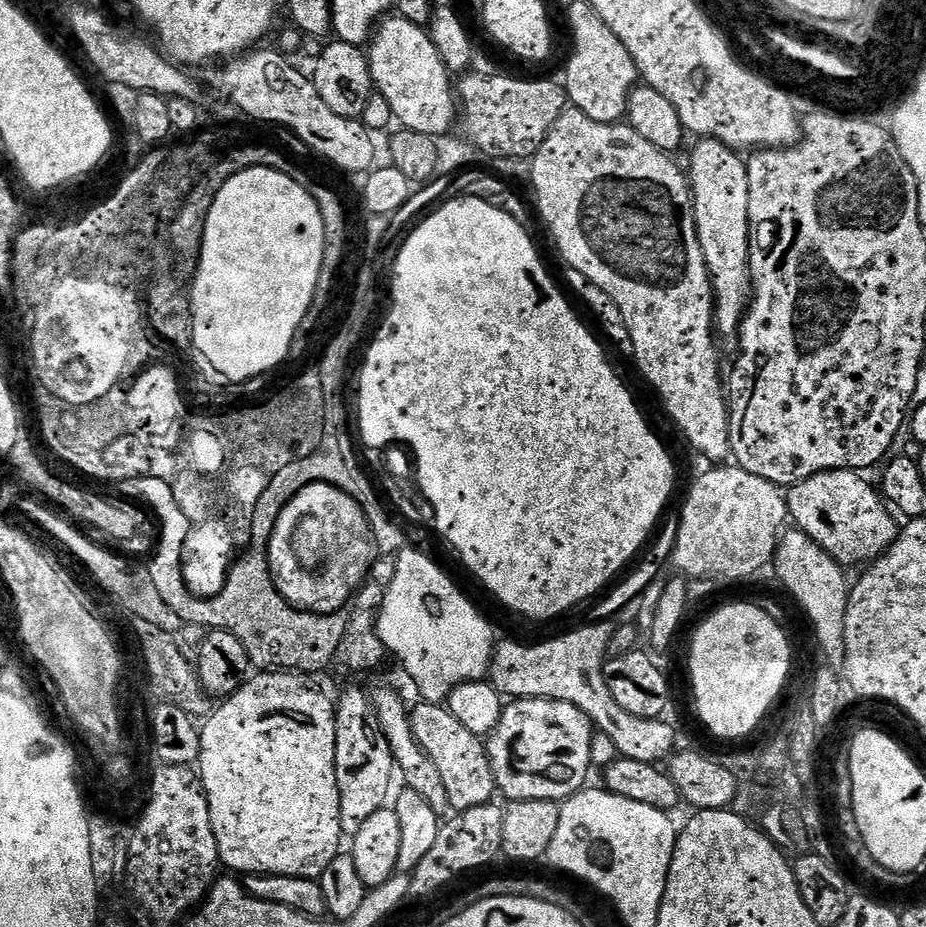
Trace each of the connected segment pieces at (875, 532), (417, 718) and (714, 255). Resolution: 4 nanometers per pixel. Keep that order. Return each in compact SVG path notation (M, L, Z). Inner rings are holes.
M856 470L823 472L791 485L786 492L788 515L791 523L799 531L808 535L813 542L826 554L832 556L841 566L849 566L848 564L864 566L877 560L879 556L883 556L888 551L898 535L897 517L890 511L889 505L882 499L881 493L877 489L875 492L860 476L863 475Z
M421 702L411 709L410 715L418 742L426 750L430 762L434 762L442 774L442 783L450 798L449 809L465 812L474 806L489 803L497 795L498 789L485 741L466 730L466 726L462 726L462 722L458 722L458 718L454 718L452 711L444 704Z
M700 138L695 143L692 157L689 158L688 164L686 163L686 175L692 189L692 208L698 230L698 242L702 246L708 273L712 276L712 291L716 293L714 328L721 337L735 337L739 333L740 322L748 311L752 295L752 275L748 269L748 166L737 149L729 148L722 142Z

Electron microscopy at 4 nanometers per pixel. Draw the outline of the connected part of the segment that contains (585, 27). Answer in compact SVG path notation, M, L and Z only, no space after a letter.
M586 2L569 6L568 24L572 27L572 57L564 72L562 87L571 107L582 110L582 114L594 118L594 122L621 123L628 115L632 89L638 84L636 63L630 50L622 46L618 34L614 34Z

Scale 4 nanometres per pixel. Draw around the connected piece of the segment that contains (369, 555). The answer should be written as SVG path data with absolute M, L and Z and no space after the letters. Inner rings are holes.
M329 484L303 488L286 510L282 510L268 540L268 565L272 567L272 577L282 598L300 612L317 612L320 616L341 611L343 604L357 595L358 589L369 579L377 555L376 539L360 504Z

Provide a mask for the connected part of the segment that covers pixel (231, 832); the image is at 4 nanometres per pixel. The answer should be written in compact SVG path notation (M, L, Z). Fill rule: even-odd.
M264 670L259 674L253 675L244 685L238 689L233 696L227 697L223 702L215 705L214 711L203 721L202 727L199 729L201 740L200 759L198 761L198 773L201 784L205 790L205 796L209 800L210 823L213 827L215 838L217 838L218 854L220 855L220 863L226 869L233 868L236 872L244 872L245 877L250 876L289 876L290 878L306 878L307 880L319 880L320 875L326 870L326 866L330 866L330 862L334 862L334 858L339 856L342 851L342 833L340 830L340 803L338 802L338 778L336 777L336 706L333 697L328 697L320 688L315 688L311 684L309 677L304 674L295 672L281 672L279 670Z

